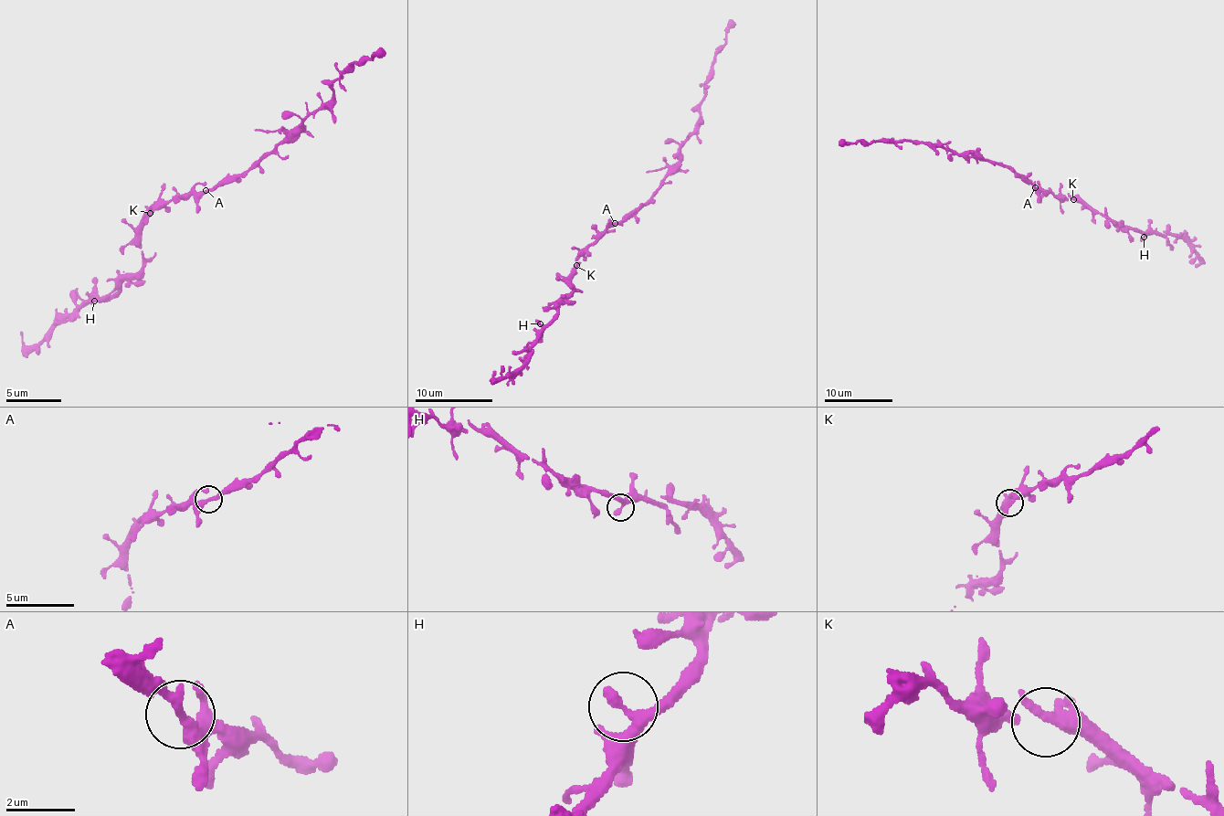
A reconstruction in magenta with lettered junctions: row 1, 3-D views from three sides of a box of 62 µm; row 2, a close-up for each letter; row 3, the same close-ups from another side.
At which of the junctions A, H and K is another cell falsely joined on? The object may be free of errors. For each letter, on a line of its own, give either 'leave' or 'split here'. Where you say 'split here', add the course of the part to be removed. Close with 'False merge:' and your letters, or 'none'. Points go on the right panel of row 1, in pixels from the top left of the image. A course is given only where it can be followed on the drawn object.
A: leave
H: leave
K: leave
False merge: none

